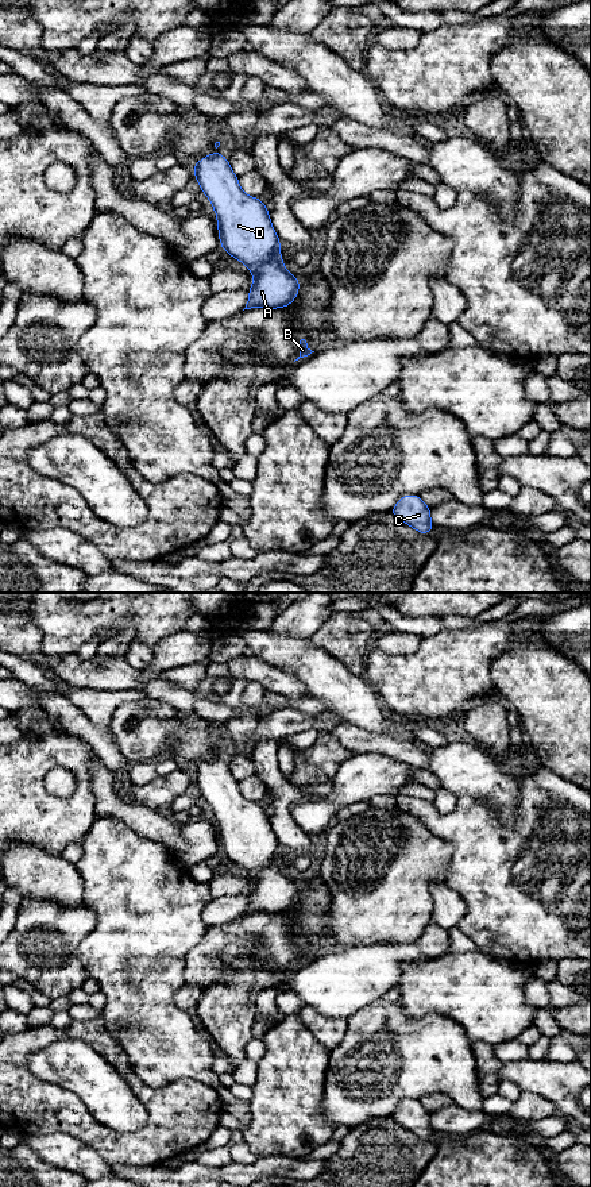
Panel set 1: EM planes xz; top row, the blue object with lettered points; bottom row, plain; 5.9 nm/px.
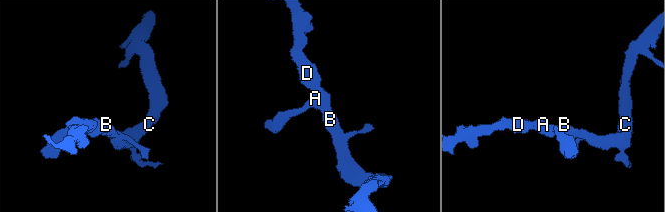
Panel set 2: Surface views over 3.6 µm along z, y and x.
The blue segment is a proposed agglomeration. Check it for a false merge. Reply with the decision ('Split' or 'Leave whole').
Leave whole

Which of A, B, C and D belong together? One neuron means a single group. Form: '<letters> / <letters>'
A B C D

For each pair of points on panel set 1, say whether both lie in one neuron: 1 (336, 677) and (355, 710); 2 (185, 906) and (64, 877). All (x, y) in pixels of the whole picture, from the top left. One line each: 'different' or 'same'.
1: same
2: different

